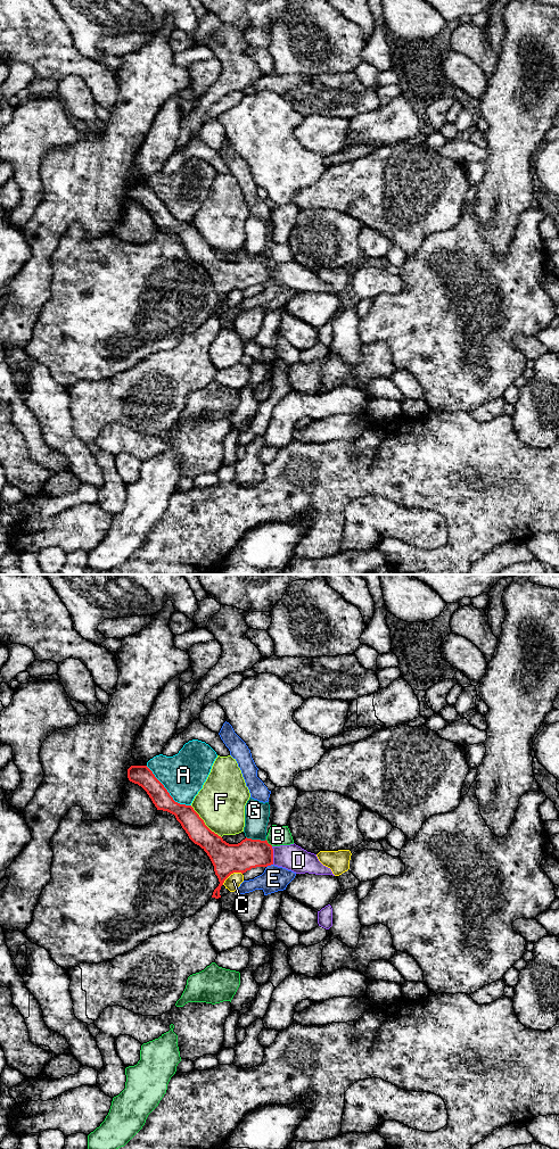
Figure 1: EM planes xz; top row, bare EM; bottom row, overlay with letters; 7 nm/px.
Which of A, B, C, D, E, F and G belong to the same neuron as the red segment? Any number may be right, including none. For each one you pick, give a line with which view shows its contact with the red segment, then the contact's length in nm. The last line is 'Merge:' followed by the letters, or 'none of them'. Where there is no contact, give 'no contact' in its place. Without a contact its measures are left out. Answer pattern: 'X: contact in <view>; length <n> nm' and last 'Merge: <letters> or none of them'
D: contact in xz; length 130 nm
Merge: D

